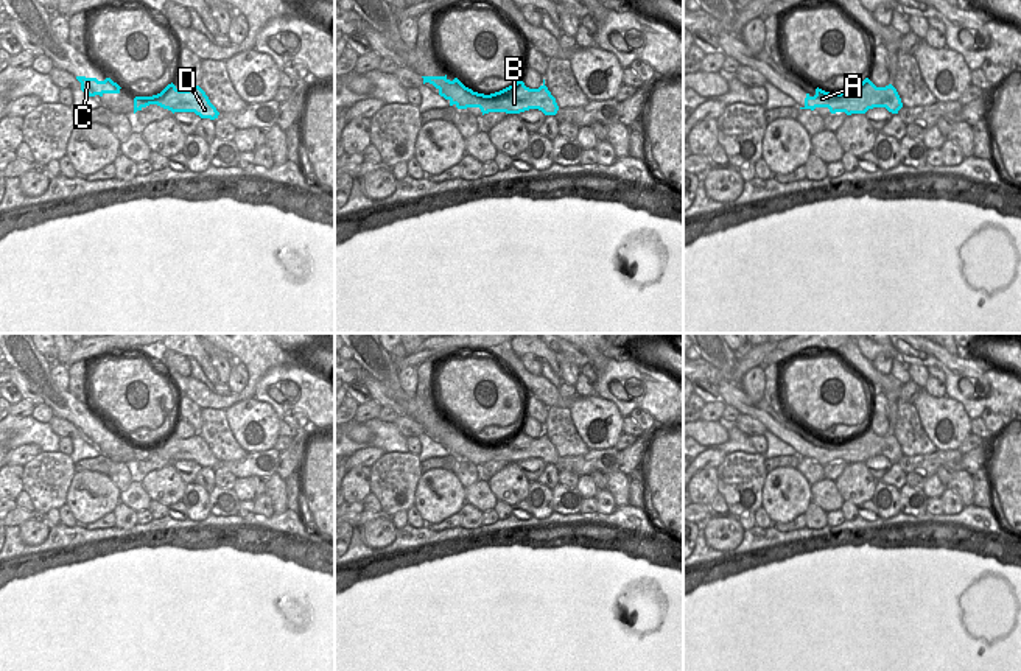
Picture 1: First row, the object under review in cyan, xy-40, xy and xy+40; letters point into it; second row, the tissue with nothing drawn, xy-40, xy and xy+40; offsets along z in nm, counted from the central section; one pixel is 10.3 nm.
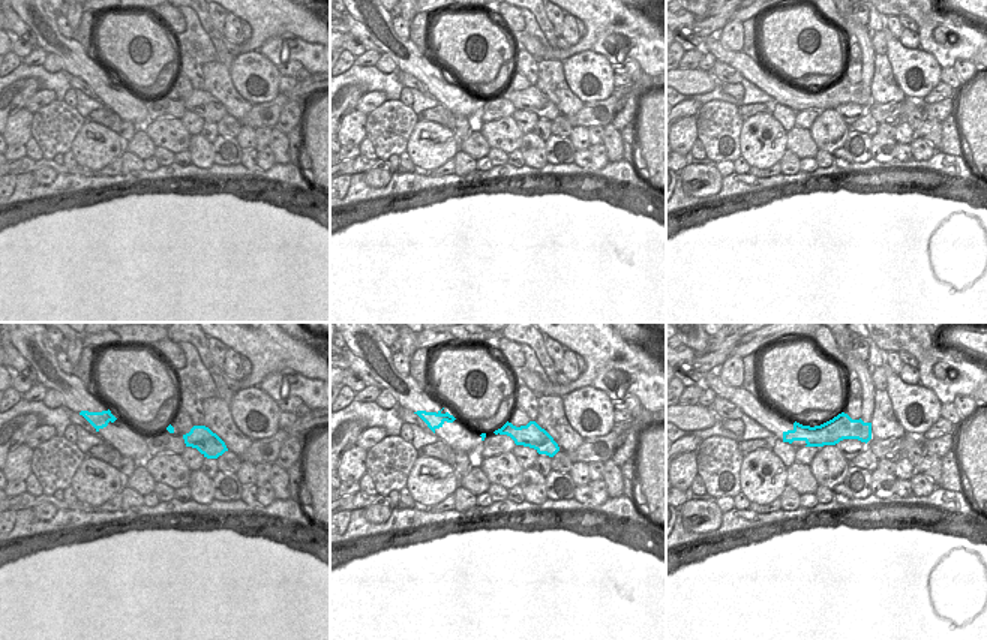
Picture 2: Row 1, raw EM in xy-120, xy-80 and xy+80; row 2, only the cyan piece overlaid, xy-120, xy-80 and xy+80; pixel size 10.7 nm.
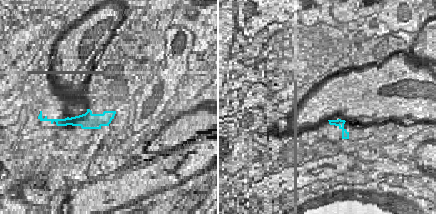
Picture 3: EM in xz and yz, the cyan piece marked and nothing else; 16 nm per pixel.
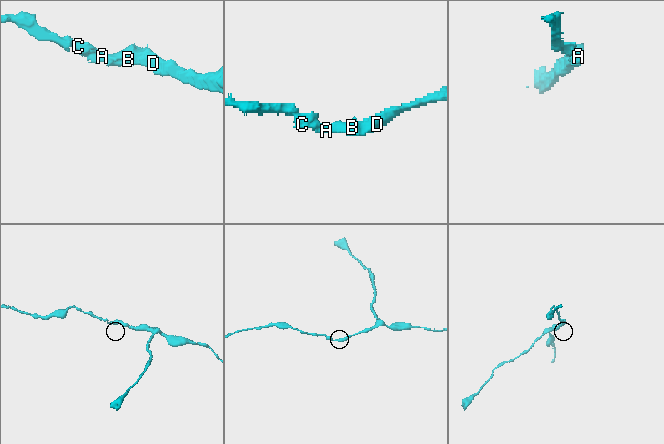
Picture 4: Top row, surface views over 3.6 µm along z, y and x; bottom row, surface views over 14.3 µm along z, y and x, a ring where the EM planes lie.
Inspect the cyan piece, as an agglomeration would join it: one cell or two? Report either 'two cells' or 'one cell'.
one cell

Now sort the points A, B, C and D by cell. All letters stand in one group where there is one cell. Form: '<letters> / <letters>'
A B C D

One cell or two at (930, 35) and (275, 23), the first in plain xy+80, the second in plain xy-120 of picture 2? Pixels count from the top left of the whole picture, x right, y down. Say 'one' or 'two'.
two

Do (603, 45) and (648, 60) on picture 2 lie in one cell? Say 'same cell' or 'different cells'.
same cell

